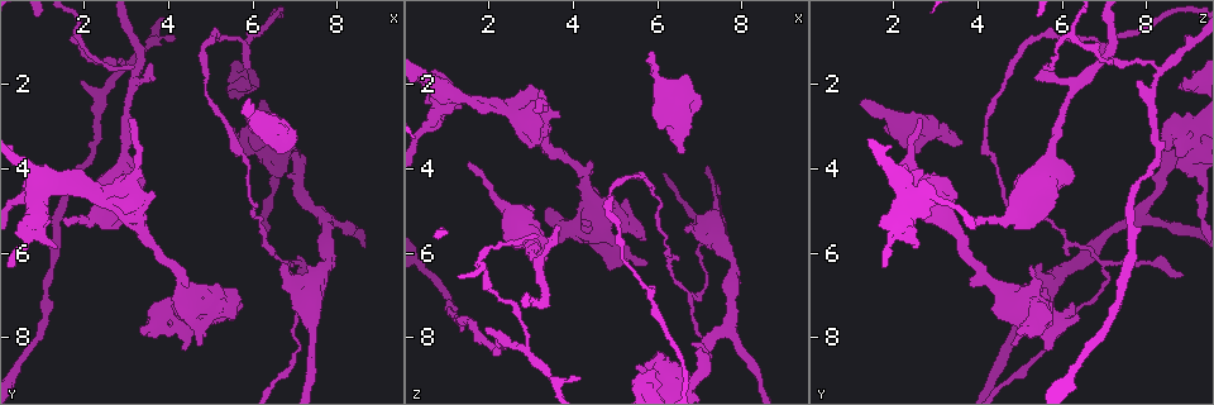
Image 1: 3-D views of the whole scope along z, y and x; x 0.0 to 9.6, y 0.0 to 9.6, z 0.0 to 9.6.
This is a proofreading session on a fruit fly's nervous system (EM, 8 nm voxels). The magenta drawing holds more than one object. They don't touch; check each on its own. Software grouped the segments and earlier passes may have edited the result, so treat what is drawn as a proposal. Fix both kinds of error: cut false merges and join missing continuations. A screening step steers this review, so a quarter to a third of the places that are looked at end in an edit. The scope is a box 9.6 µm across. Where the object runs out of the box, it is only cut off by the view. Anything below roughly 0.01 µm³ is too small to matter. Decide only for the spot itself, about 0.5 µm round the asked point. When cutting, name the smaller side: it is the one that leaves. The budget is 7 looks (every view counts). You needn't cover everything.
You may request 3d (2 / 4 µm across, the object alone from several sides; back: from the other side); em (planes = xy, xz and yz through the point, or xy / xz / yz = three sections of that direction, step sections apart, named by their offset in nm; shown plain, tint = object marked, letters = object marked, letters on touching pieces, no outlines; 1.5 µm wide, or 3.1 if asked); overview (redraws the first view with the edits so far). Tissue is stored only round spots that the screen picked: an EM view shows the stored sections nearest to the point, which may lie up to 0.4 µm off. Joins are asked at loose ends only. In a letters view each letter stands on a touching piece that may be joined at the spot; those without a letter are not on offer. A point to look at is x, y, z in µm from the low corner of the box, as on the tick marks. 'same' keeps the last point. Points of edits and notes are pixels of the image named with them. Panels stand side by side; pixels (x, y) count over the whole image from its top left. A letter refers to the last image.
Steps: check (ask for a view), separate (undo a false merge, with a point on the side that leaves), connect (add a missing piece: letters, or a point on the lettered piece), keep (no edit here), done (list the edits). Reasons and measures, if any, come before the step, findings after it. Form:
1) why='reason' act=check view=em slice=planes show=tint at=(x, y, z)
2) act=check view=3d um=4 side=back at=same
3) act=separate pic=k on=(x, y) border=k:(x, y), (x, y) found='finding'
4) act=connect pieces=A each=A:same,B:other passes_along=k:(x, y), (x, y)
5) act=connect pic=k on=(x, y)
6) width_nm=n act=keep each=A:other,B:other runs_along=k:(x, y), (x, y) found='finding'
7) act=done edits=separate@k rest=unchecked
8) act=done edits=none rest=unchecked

why='sharp bend' act=check view=em slice=planes show=tint at=(6.85, 6.50, 7.00)

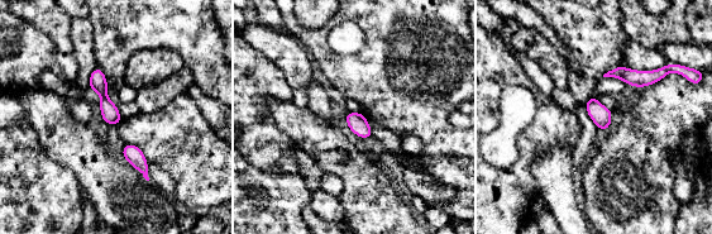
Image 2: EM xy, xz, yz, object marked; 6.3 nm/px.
act=check view=em slice=planes show=letters at=same

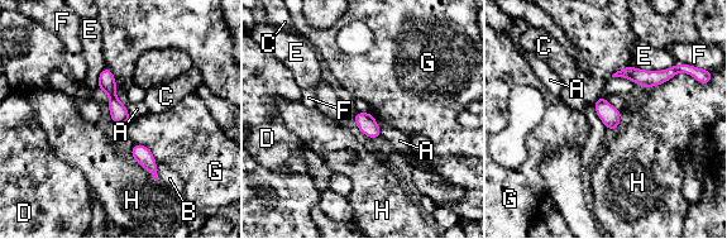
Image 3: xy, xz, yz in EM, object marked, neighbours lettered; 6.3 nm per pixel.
act=keep each=A:other,B:other,C:other,D:other,E:other,F:other,G:other,H:other border=3:(374, 118), (382, 135) found='all the same cell'

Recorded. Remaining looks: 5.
why='an open end' act=check view=3d um=2 at=(5.85, 2.40, 1.20)

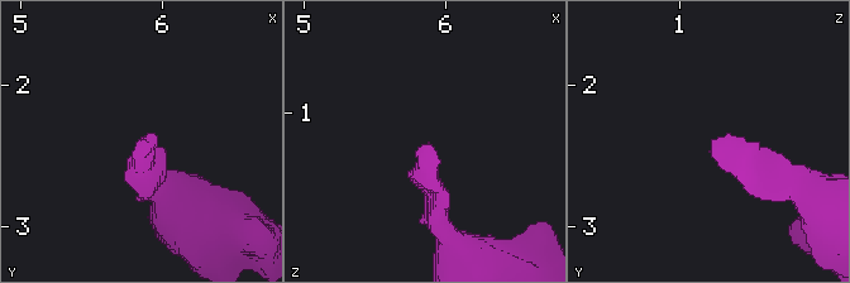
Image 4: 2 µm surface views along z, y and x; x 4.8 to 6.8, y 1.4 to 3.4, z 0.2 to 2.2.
act=check view=em slice=planes show=letters at=(5.86, 2.42, 1.20)

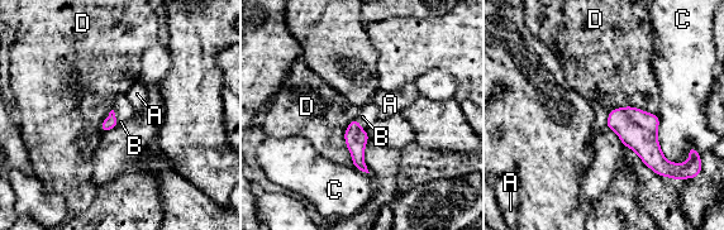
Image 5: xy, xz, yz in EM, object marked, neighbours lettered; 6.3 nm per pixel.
act=connect pieces=B each=A:other,B:same,C:other,D:other passes_along=5:(110, 121), (115, 116), (123, 109) found='the cell continues'

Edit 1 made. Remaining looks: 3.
act=check view=overview

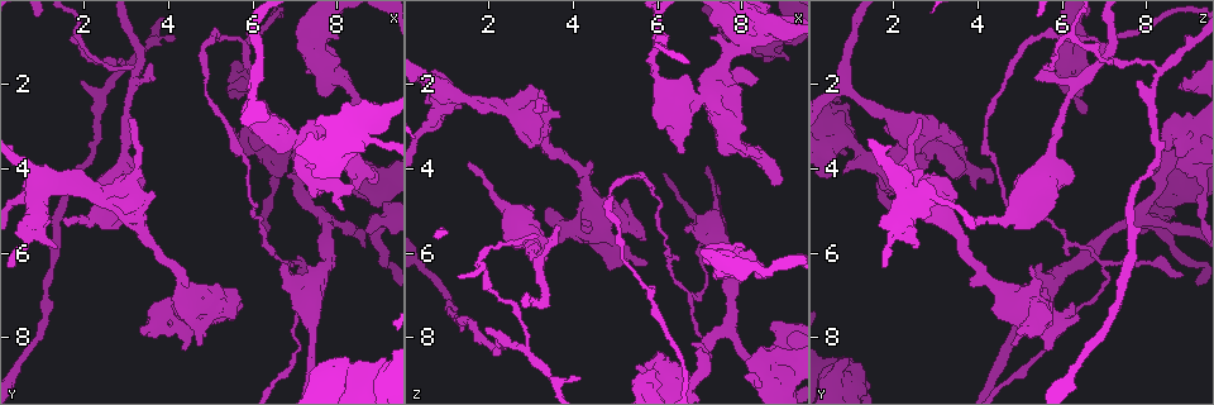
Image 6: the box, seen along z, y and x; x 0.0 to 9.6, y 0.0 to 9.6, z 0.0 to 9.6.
why='a narrow waist' act=check view=em slice=planes show=tint at=(2.40, 1.40, 7.15)

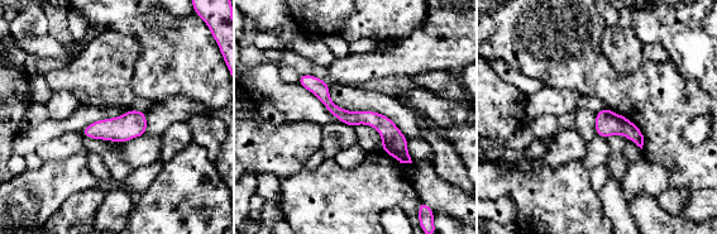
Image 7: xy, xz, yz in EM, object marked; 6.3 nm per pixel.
why='see the neighbours' act=check view=em slice=planes show=letters at=same

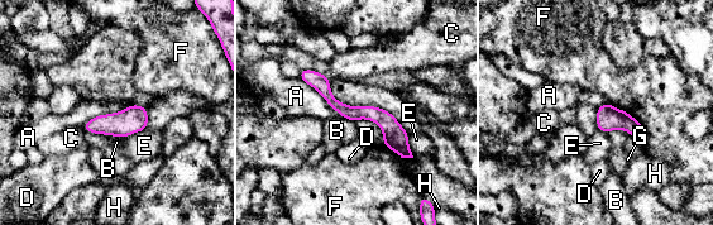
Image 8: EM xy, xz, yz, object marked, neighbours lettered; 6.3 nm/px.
width_nm=110 act=keep each=A:other,B:other,C:other,D:other,E:other,F:other,G:other,H:other found='continuous, no second cell'

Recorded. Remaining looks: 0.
act=done edits=connect@5 rest=unchecked

